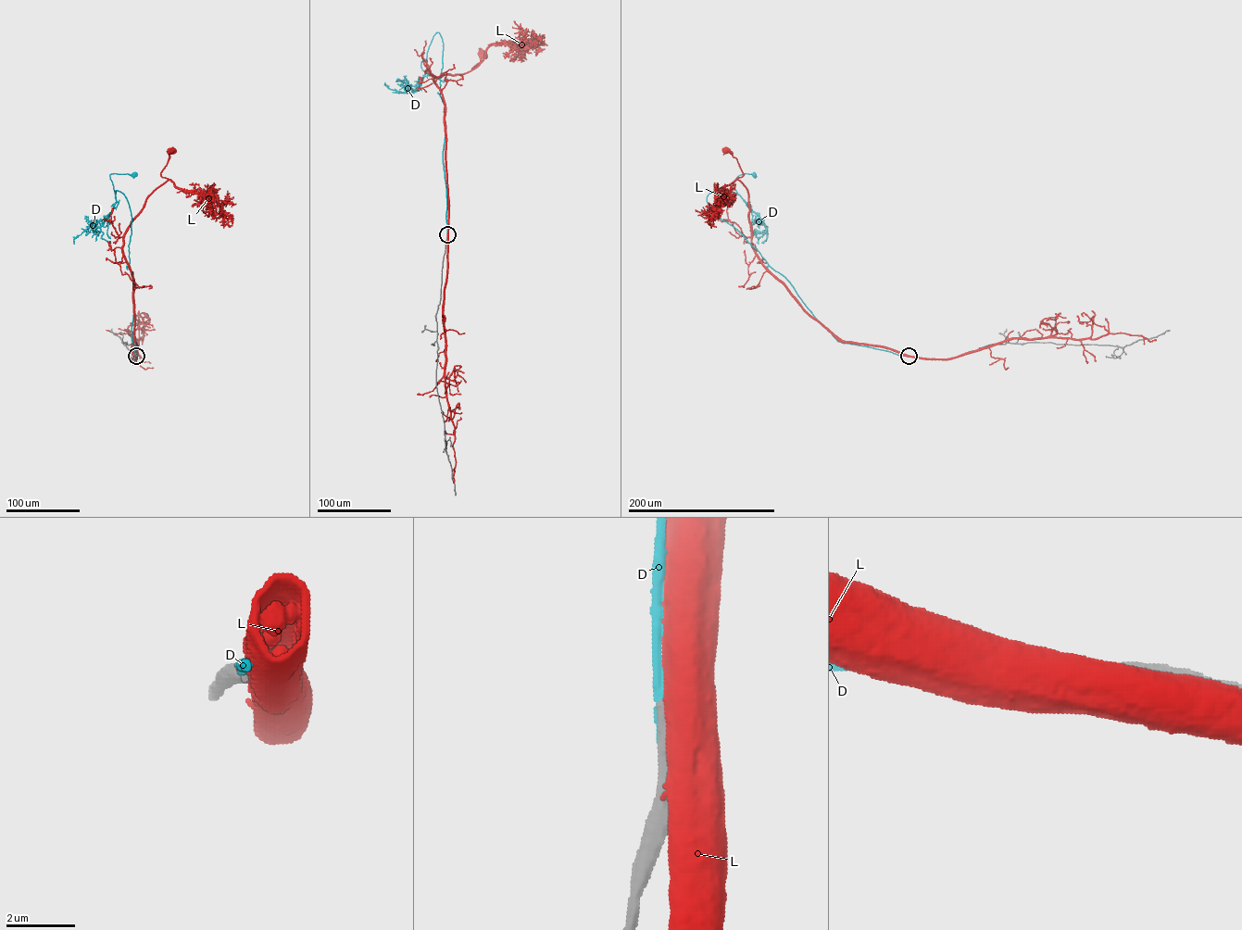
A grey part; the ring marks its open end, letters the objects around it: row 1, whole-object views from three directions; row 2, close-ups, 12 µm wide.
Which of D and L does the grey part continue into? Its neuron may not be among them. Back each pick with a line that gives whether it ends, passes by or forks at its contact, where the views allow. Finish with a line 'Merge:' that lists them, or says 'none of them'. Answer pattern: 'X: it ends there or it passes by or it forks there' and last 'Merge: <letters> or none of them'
Merge: none of them

